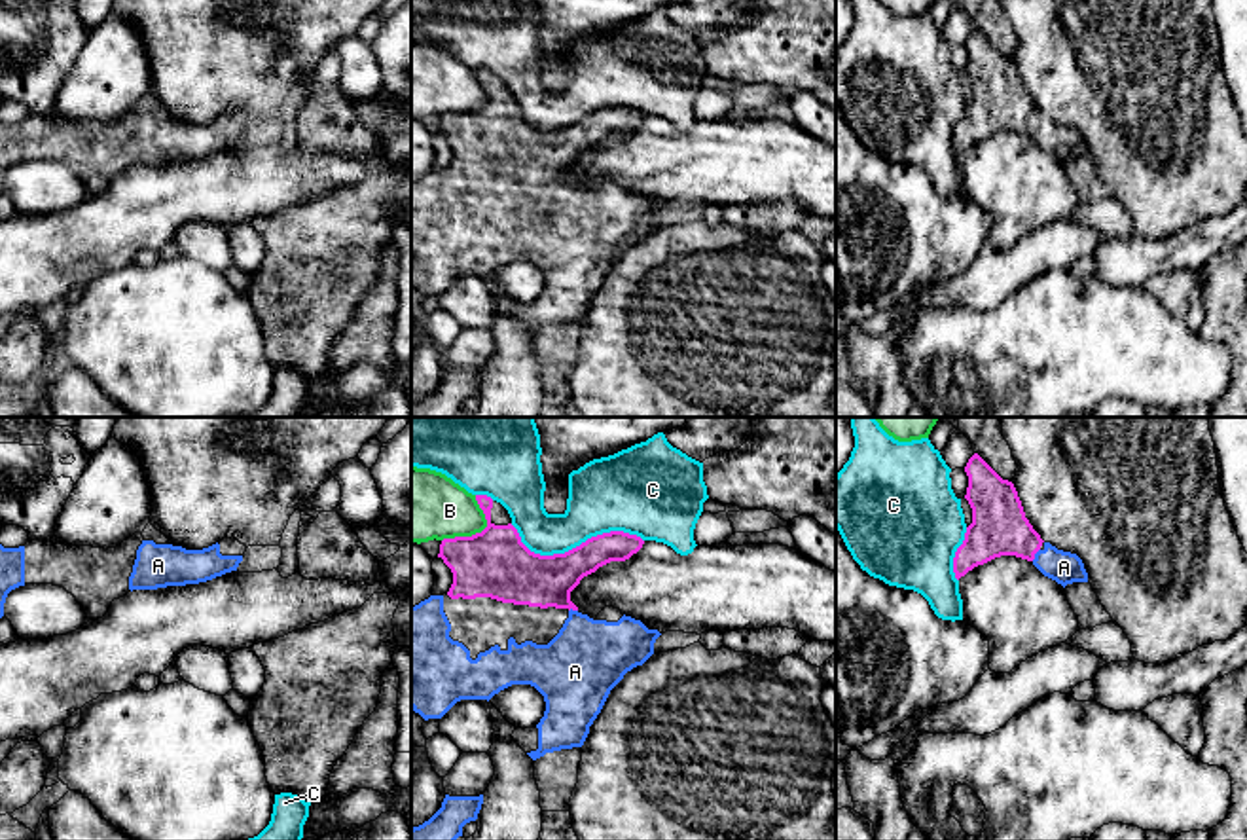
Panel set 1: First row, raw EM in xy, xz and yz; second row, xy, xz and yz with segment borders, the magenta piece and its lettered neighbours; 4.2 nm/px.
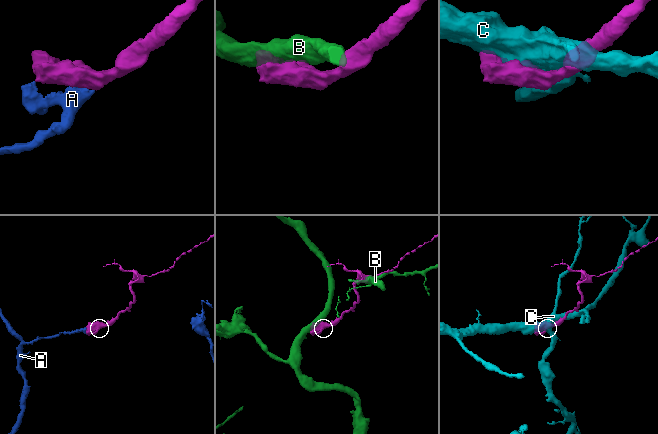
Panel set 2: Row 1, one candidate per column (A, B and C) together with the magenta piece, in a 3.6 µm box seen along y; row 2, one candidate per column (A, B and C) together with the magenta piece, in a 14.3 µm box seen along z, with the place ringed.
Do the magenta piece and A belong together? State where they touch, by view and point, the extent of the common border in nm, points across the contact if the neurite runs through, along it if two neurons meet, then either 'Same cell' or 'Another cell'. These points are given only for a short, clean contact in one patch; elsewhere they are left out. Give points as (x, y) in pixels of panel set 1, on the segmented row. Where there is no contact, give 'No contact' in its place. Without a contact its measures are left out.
Touches magenta at yz (1035, 552). Shared border 70 nm. Same cell

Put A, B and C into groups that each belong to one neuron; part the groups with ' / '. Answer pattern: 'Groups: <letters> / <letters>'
Groups: A / B / C

